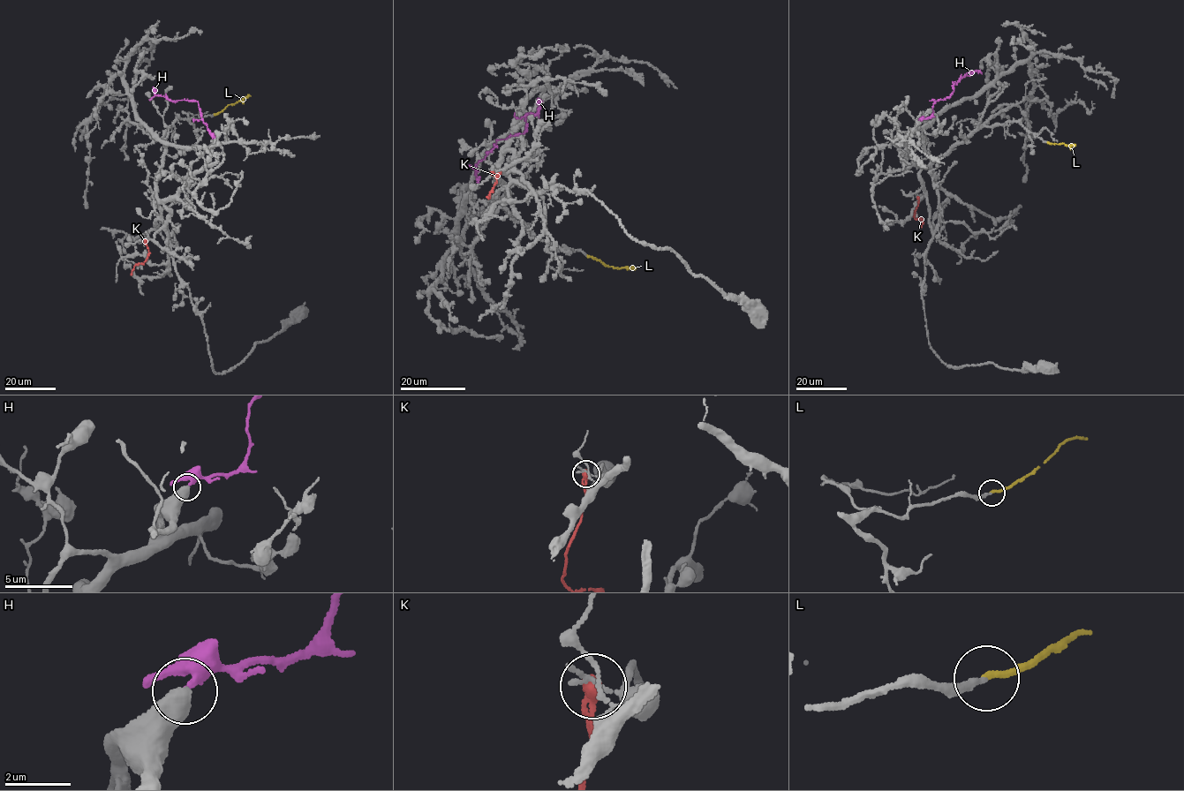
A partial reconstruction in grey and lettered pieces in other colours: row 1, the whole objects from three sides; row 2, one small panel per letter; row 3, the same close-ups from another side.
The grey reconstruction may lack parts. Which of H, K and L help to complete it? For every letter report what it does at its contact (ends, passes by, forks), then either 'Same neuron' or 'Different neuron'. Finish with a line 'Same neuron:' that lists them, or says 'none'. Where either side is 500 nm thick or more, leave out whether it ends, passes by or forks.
H: Different neuron
K: It ends there. Different neuron
L: It ends there. Same neuron
Same neuron: L

